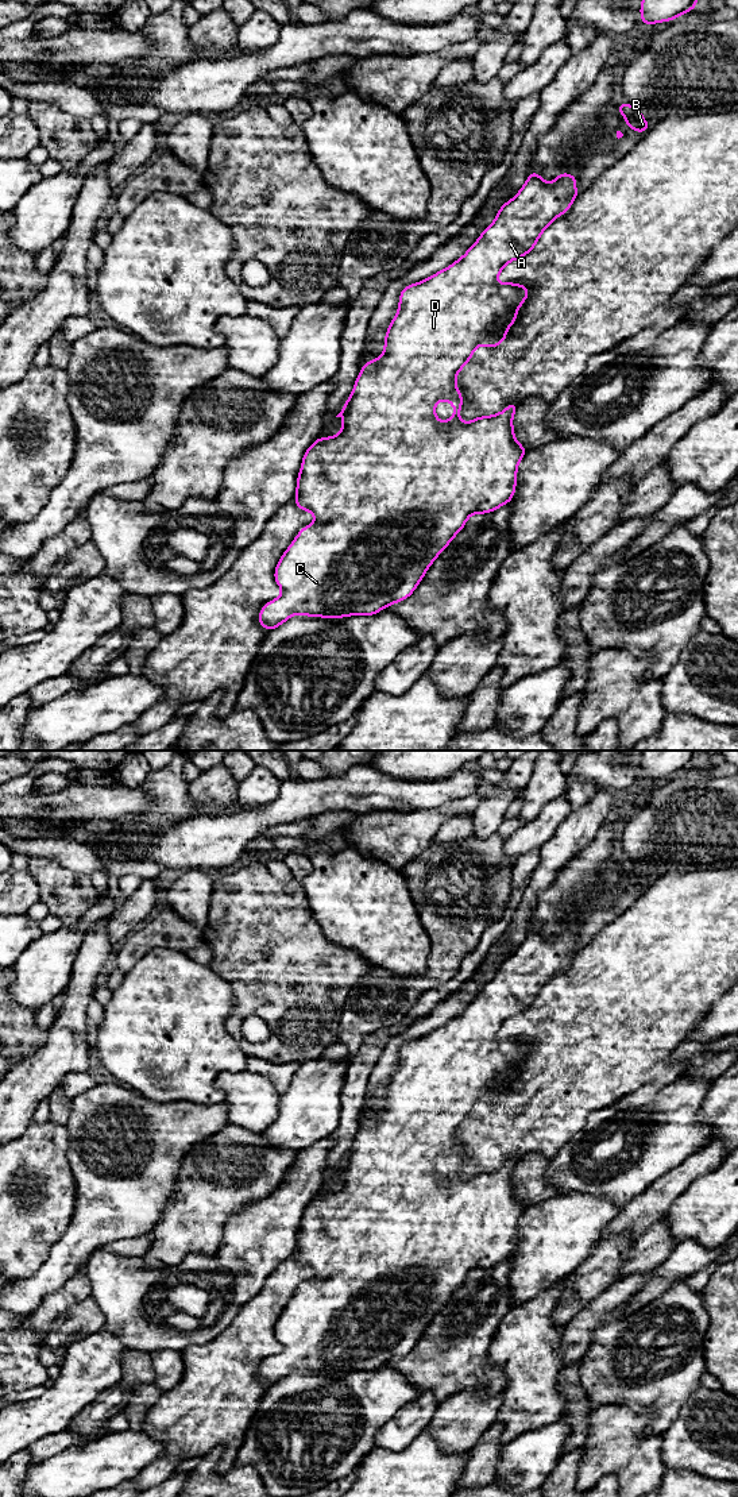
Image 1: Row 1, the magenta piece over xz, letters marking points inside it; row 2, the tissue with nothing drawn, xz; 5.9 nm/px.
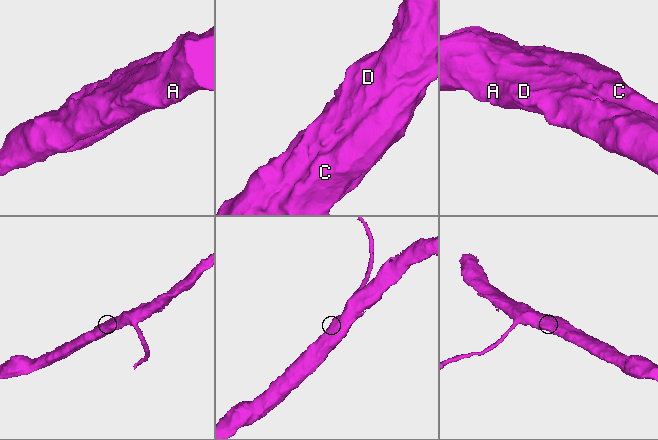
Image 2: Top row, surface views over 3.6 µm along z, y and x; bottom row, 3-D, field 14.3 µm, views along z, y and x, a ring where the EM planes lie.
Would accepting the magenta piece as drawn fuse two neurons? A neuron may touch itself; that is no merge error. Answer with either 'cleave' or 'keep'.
keep

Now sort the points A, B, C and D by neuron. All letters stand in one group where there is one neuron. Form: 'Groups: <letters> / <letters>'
Groups: A B C D

